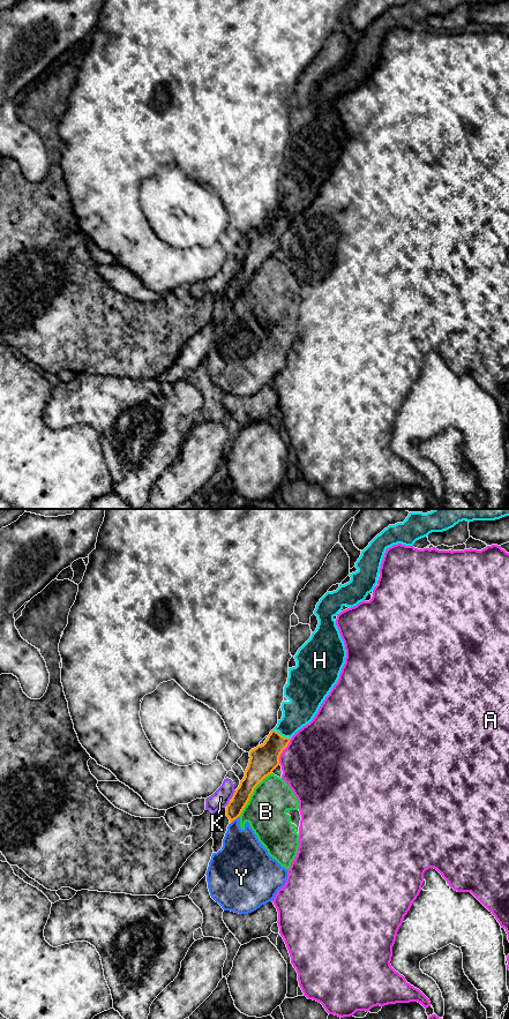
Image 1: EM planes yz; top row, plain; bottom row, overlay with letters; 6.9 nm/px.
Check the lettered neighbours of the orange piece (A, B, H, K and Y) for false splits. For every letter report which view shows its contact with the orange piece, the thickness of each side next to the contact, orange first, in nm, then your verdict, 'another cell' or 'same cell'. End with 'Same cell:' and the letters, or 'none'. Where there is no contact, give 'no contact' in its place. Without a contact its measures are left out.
A: contact in yz; calibres 200 and 480 nm; another cell
B: contact in yz; calibres 190 and 280 nm; another cell
H: contact in yz; calibres 200 and 200 nm; same cell
K: contact in yz; calibres 150 and 120 nm; another cell
Y: contact in yz; calibres 120 and 300 nm; another cell
Same cell: H

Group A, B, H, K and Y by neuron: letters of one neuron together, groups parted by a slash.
A / B Y / H / K

